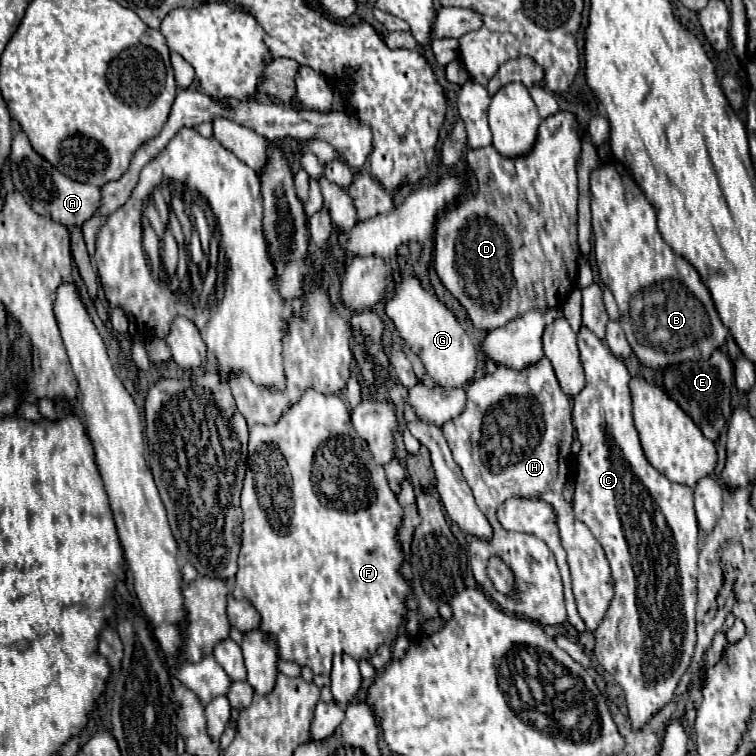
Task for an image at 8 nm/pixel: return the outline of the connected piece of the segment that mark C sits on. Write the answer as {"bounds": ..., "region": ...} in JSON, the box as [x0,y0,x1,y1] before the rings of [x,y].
{"bounds":[573,325,699,727],"region":[[[581,325],[581,329],[577,331],[577,345],[581,351],[581,363],[585,369],[585,377],[587,377],[587,385],[585,389],[579,393],[579,397],[575,397],[575,407],[573,407],[573,425],[577,429],[577,439],[581,441],[581,453],[579,453],[579,467],[577,467],[577,481],[575,481],[575,497],[573,497],[573,511],[575,517],[579,521],[583,521],[593,537],[599,541],[599,545],[603,547],[609,567],[611,567],[611,579],[613,579],[613,599],[609,603],[609,609],[603,617],[603,621],[599,623],[599,627],[595,629],[595,657],[597,661],[603,665],[603,669],[607,673],[611,673],[615,677],[615,681],[619,681],[619,685],[623,687],[625,693],[625,701],[627,701],[627,709],[629,709],[629,717],[631,723],[635,727],[641,727],[645,721],[649,721],[651,715],[655,715],[671,697],[673,691],[681,679],[681,675],[685,673],[685,669],[691,663],[691,655],[693,655],[693,647],[695,647],[695,603],[697,603],[697,555],[699,555],[699,535],[697,535],[697,519],[695,519],[695,511],[693,511],[693,489],[685,487],[685,485],[677,485],[671,483],[667,477],[663,477],[643,455],[641,443],[639,443],[639,435],[633,423],[633,407],[631,407],[631,391],[629,391],[629,381],[631,375],[627,371],[627,367],[623,365],[621,359],[617,359],[607,345],[595,337],[595,333],[591,333],[585,325]]]}

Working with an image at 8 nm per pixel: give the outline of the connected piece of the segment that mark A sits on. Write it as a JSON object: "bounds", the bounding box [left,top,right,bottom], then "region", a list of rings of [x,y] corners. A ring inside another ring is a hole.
{"bounds":[9,133,103,229],"region":[[[25,133],[15,135],[9,157],[11,157],[9,163],[11,163],[13,185],[17,187],[17,191],[21,191],[23,197],[25,197],[25,193],[29,195],[29,203],[35,209],[35,213],[39,213],[43,217],[47,217],[47,213],[49,213],[49,217],[53,221],[61,223],[67,229],[73,229],[73,227],[83,227],[83,223],[89,221],[101,207],[103,195],[101,195],[99,187],[89,185],[89,183],[79,183],[79,181],[73,181],[73,179],[61,175],[51,163],[47,163],[43,157],[39,157],[33,151]]]}

